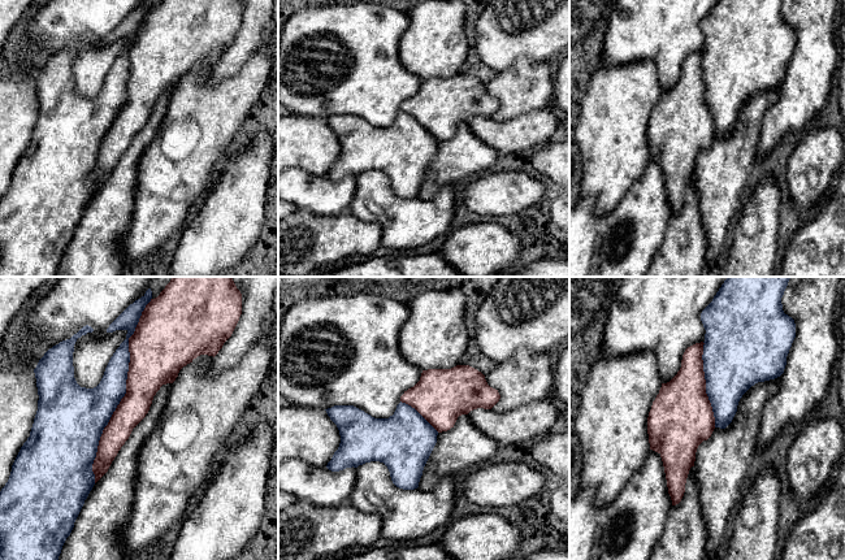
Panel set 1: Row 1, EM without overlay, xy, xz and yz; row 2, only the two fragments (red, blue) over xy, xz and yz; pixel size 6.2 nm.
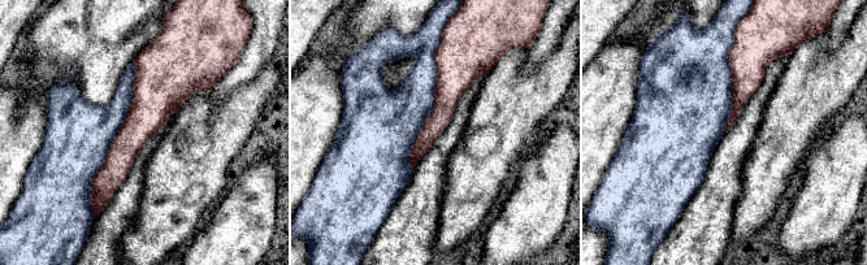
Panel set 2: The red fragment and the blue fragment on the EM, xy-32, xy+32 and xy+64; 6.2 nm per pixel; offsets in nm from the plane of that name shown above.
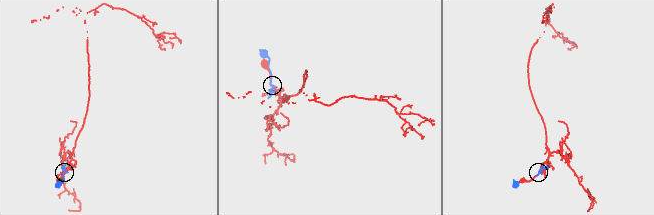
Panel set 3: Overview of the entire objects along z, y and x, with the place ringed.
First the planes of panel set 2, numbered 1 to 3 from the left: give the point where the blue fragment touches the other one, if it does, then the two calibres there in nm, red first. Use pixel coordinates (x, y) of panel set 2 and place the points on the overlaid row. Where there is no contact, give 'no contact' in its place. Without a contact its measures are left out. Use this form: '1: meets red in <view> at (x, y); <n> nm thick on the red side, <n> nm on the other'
1: meets red in xy-32 at (112, 140); 240 nm thick on the red side, 420 nm on the other
2: meets red in xy+32 at (436, 85); 320 nm thick on the red side, 280 nm on the other
3: meets red in xy+64 at (729, 66); 300 nm thick on the red side, 500 nm on the other

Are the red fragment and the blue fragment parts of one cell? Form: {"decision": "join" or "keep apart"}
{"decision": "keep apart"}

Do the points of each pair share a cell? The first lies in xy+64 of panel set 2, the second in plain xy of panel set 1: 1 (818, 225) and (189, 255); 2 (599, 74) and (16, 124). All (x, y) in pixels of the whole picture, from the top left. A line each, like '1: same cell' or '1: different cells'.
1: same cell
2: same cell

